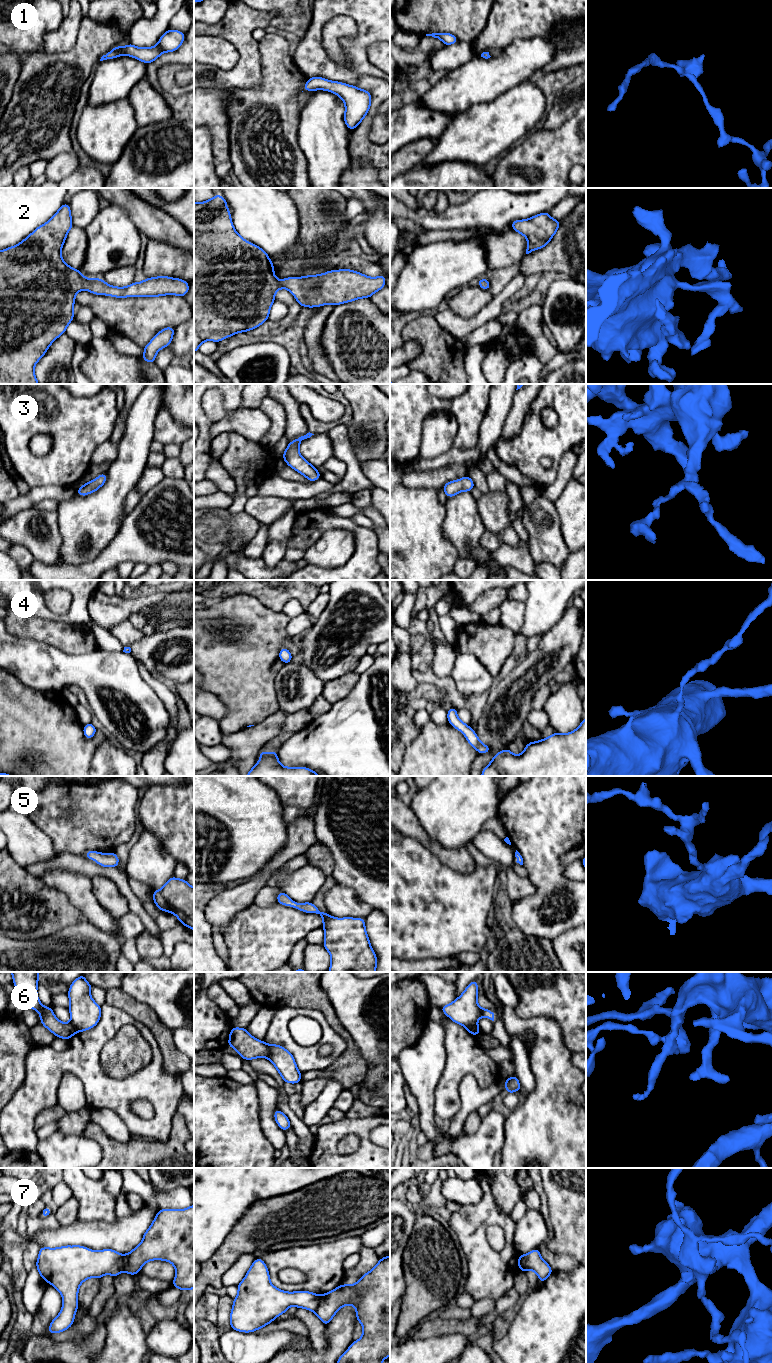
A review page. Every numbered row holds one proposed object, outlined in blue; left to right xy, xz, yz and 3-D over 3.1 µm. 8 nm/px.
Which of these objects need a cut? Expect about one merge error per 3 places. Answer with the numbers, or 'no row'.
6, 7

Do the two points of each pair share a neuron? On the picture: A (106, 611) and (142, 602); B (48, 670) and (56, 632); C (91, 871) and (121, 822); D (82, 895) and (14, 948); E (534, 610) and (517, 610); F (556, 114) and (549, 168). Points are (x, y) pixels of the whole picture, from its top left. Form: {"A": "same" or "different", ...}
{"A": "same", "B": "different", "C": "different", "D": "different", "E": "different", "F": "different"}

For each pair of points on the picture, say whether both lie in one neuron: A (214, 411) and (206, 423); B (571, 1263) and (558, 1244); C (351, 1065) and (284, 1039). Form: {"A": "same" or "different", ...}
{"A": "different", "B": "different", "C": "different"}

